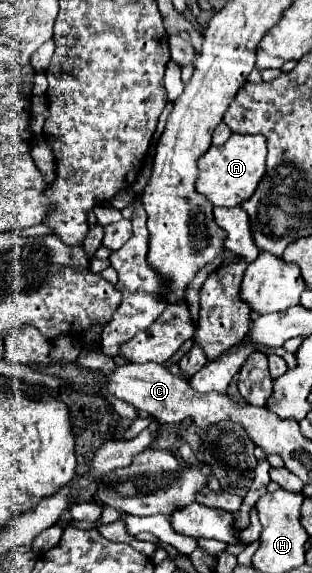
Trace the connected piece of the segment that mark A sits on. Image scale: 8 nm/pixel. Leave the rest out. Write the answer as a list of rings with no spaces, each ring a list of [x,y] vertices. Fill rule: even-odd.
[[[233,133],[225,145],[211,145],[209,151],[199,159],[199,177],[197,191],[205,195],[213,205],[235,207],[247,201],[259,181],[265,175],[265,157],[267,157],[267,139],[263,135],[239,135]]]

